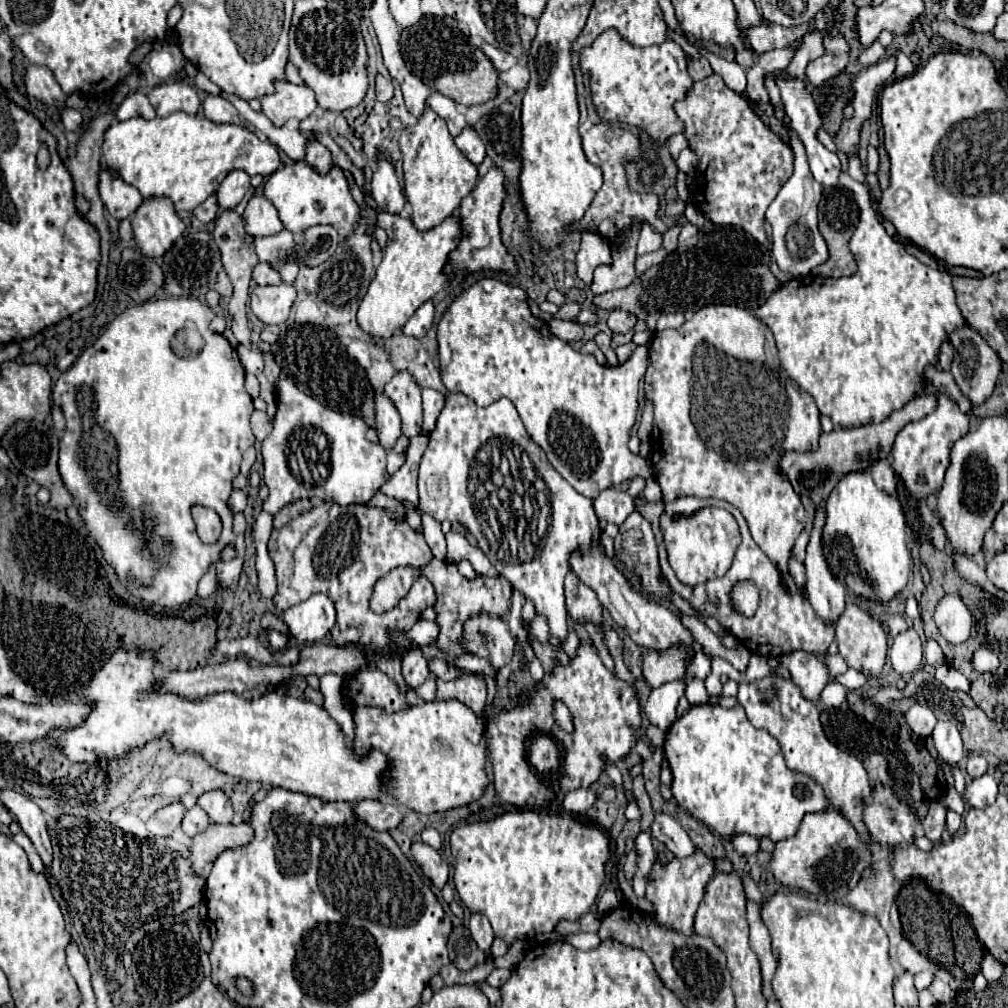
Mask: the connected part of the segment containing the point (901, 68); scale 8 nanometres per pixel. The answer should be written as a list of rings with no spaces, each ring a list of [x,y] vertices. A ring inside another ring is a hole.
[[[901,51],[896,54],[896,69],[894,74],[899,75],[899,78],[904,78],[913,74],[916,67],[911,63],[910,58]]]

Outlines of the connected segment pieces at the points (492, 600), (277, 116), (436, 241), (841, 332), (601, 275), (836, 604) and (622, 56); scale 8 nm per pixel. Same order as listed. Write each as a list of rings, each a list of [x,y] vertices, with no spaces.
[[[432,559],[426,569],[416,571],[426,575],[438,595],[436,601],[436,623],[440,625],[440,637],[438,637],[438,647],[446,653],[446,661],[450,661],[454,655],[464,653],[458,645],[458,639],[462,637],[462,623],[470,617],[476,615],[480,611],[488,611],[490,615],[506,615],[506,611],[510,611],[510,593],[512,593],[512,585],[504,579],[504,577],[478,577],[478,579],[466,579],[460,575],[458,567],[454,563],[448,561],[438,561]]]
[[[290,81],[276,83],[276,93],[262,97],[262,111],[276,127],[282,127],[288,119],[304,121],[316,107],[312,89],[292,85]]]
[[[316,133],[316,139],[326,145],[332,153],[332,161],[334,165],[338,165],[344,171],[350,171],[358,189],[362,189],[364,193],[364,201],[368,203],[368,207],[372,207],[378,213],[378,225],[386,229],[388,233],[388,245],[384,249],[384,259],[376,269],[376,277],[368,287],[368,293],[364,295],[360,309],[358,309],[358,323],[366,333],[372,333],[376,337],[390,337],[396,329],[402,329],[404,323],[408,321],[408,317],[428,299],[432,299],[432,295],[436,295],[438,291],[446,289],[452,281],[452,273],[446,273],[446,265],[448,265],[448,257],[450,253],[458,247],[458,243],[464,237],[464,227],[460,221],[460,215],[450,215],[446,217],[440,225],[428,229],[428,231],[420,231],[414,227],[410,217],[402,217],[398,213],[386,213],[382,211],[374,197],[370,195],[364,171],[360,167],[356,167],[350,157],[334,143],[334,139],[330,135],[320,135]]]
[[[848,173],[840,175],[840,183],[854,193],[860,205],[860,223],[850,239],[858,273],[840,279],[792,279],[776,289],[756,313],[774,333],[782,367],[814,397],[820,413],[828,415],[840,427],[860,427],[880,423],[892,411],[902,409],[922,389],[924,367],[938,363],[940,343],[956,327],[964,325],[964,317],[956,305],[950,275],[914,259],[904,251],[902,243],[884,231],[870,205],[868,189],[862,183],[850,179]]]
[[[634,225],[630,231],[626,231],[618,245],[612,247],[612,265],[600,265],[594,271],[594,281],[592,281],[592,291],[594,295],[608,293],[612,289],[626,287],[634,281],[634,259],[636,259],[636,241],[640,235],[640,225]]]
[[[816,505],[814,513],[814,527],[810,533],[810,543],[806,547],[806,591],[808,601],[812,603],[814,611],[832,623],[840,617],[846,607],[846,589],[844,583],[828,569],[828,561],[824,561],[822,551],[822,533],[824,529],[824,507]]]
[[[616,29],[604,31],[590,47],[580,49],[580,67],[590,75],[590,91],[592,91],[592,103],[598,111],[598,115],[610,123],[628,123],[636,125],[648,131],[652,139],[666,141],[670,135],[682,131],[682,121],[674,113],[674,103],[682,99],[688,91],[688,87],[694,83],[686,71],[686,57],[680,45],[674,41],[664,41],[660,45],[650,47],[632,47],[628,41],[624,41]]]

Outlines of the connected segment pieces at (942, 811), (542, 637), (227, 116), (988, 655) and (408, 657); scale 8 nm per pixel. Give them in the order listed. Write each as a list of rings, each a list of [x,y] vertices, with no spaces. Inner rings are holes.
[[[934,799],[934,801],[930,801],[928,815],[922,819],[924,833],[934,843],[940,843],[940,835],[946,829],[946,811],[948,811],[946,805],[940,799]]]
[[[536,615],[534,619],[532,619],[532,623],[530,623],[530,627],[532,627],[532,633],[534,633],[534,637],[538,639],[538,641],[546,641],[548,639],[548,635],[550,635],[550,629],[548,629],[548,619],[544,617],[544,615]]]
[[[206,95],[202,107],[204,115],[216,123],[240,123],[236,107],[222,95]]]
[[[978,649],[974,655],[974,669],[976,671],[996,671],[998,669],[998,657],[988,649]]]
[[[420,647],[402,657],[402,675],[410,687],[420,687],[428,679],[428,659]]]

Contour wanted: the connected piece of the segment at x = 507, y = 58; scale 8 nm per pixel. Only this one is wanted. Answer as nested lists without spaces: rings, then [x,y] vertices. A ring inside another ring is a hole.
[[[488,43],[482,45],[482,51],[484,51],[484,55],[492,61],[492,65],[494,65],[498,71],[508,71],[512,65],[518,63],[516,57],[512,57],[510,53],[502,53],[502,51],[498,51],[496,47],[492,47],[492,45],[488,45]]]

